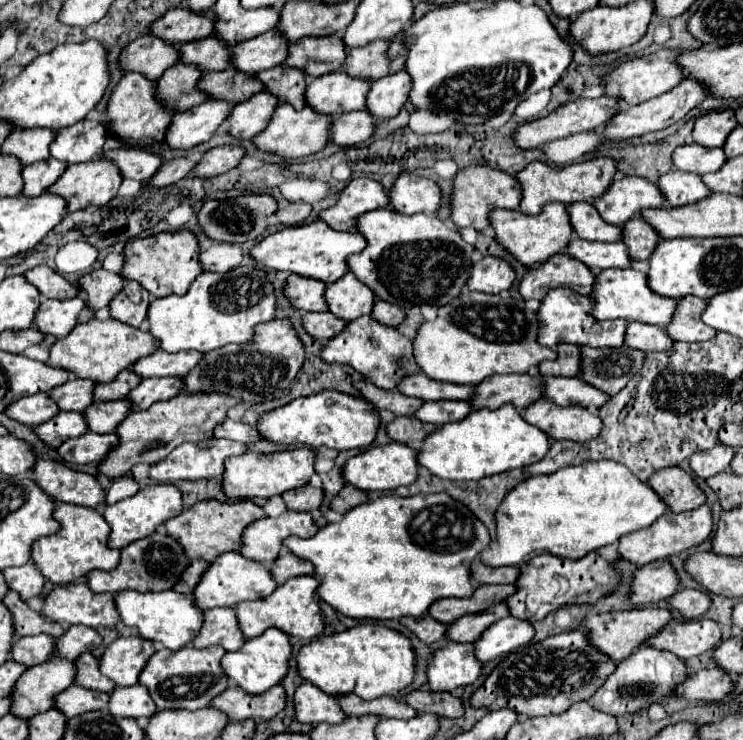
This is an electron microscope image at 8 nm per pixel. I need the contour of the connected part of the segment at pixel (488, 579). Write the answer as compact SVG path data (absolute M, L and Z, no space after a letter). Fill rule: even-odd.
M477 561L471 563L471 575L477 583L517 583L519 567L487 567L485 563Z

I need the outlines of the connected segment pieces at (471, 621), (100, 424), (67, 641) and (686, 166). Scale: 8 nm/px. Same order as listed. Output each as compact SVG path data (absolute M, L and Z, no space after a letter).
M495 605L479 615L467 615L457 619L453 625L449 625L447 631L447 639L451 641L459 641L459 643L473 643L479 639L479 635L483 635L483 631L487 627L491 627L495 621L503 619L509 615L507 605Z
M97 401L85 409L85 419L91 431L97 429L117 429L119 423L129 415L131 401Z
M71 625L63 637L57 639L57 655L75 661L81 653L93 651L103 643L103 637L97 629L83 627L83 625Z
M697 143L681 145L673 153L675 169L697 173L697 175L719 171L719 167L723 167L725 161L727 161L727 157L721 149L707 149Z

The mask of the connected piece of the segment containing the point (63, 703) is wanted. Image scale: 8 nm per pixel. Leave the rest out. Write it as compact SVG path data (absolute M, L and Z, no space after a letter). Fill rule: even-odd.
M71 685L67 691L63 691L61 695L55 697L55 707L59 711L63 711L67 717L105 709L107 703L109 703L109 693L83 689L79 685Z

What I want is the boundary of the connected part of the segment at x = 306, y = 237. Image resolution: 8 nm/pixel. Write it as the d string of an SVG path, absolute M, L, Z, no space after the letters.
M319 219L309 225L285 227L277 233L267 235L261 243L257 243L251 249L251 257L267 269L291 271L291 273L299 273L303 277L333 283L333 281L341 279L343 273L347 273L347 257L363 251L365 245L367 243L365 243L363 235L359 235L359 231L335 231Z

